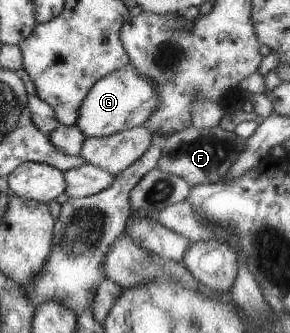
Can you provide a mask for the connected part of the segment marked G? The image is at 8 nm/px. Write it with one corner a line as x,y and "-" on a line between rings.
127,63
92,84
84,96
75,126
86,137
106,137
116,132
142,126
158,108
158,96
150,80
146,80
132,64

